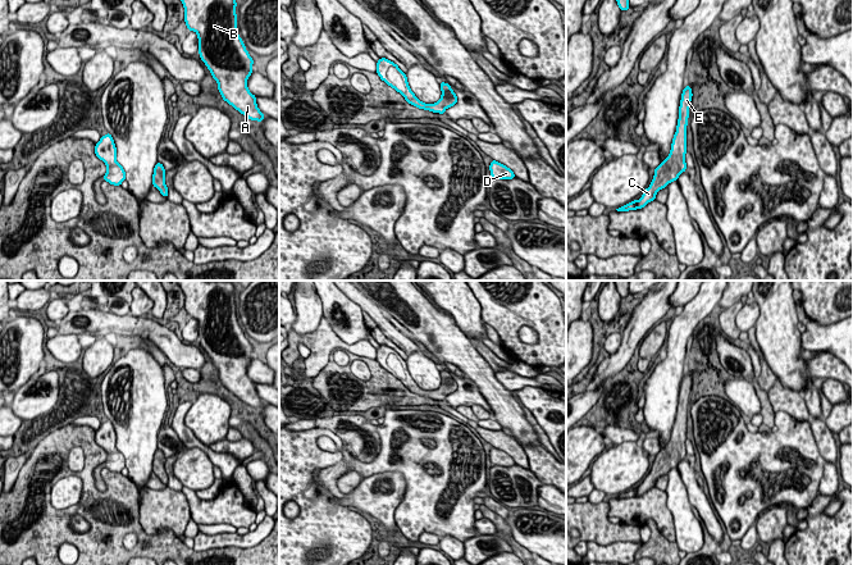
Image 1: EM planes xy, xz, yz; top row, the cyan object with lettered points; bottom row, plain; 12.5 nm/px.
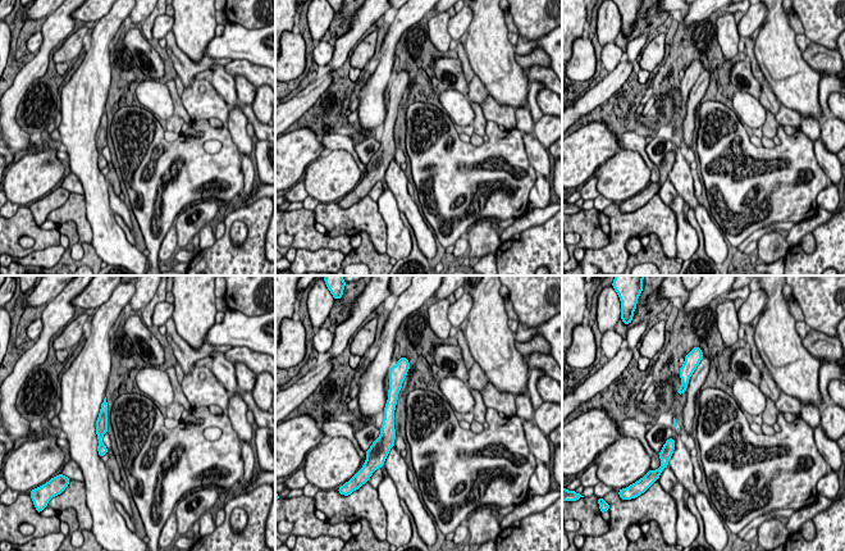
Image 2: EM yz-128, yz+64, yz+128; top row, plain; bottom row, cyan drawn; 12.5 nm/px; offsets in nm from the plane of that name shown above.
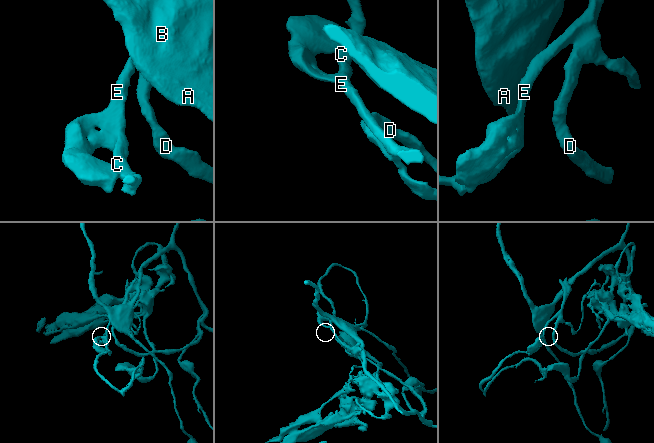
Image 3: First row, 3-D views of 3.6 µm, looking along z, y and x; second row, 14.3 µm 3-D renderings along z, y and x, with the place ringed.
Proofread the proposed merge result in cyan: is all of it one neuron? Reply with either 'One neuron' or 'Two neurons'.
One neuron

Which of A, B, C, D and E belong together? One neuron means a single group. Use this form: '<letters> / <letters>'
A B C D E

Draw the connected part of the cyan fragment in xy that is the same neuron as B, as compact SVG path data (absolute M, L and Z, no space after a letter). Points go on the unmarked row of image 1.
M177 281L184 295L184 309L188 318L195 318L199 325L201 347L218 369L218 377L224 388L251 407L263 409L264 400L256 391L256 383L247 375L254 347L238 322L236 283L233 281Z

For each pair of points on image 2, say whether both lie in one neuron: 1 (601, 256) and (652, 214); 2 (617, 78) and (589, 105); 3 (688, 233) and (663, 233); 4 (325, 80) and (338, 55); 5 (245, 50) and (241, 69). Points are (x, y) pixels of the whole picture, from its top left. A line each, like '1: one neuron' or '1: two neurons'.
1: one neuron
2: one neuron
3: two neurons
4: two neurons
5: two neurons

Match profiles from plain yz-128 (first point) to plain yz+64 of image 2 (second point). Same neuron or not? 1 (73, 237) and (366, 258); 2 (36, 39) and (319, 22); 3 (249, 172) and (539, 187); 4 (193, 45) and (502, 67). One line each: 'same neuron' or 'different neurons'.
1: same neuron
2: different neurons
3: same neuron
4: same neuron

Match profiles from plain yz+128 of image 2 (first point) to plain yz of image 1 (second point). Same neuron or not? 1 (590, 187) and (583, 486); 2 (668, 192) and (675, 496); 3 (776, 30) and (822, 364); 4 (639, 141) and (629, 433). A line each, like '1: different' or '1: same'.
1: same
2: different
3: different
4: same

